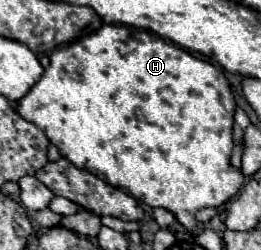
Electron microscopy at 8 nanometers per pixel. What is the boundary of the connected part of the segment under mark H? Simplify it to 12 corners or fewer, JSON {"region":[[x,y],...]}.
{"region":[[104,24],[16,112],[192,232],[244,184],[220,68]]}

